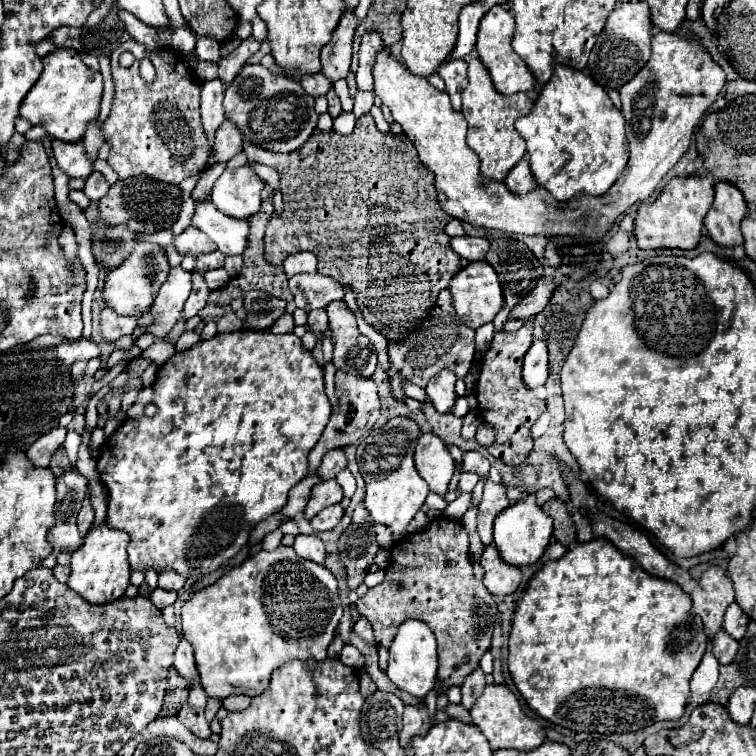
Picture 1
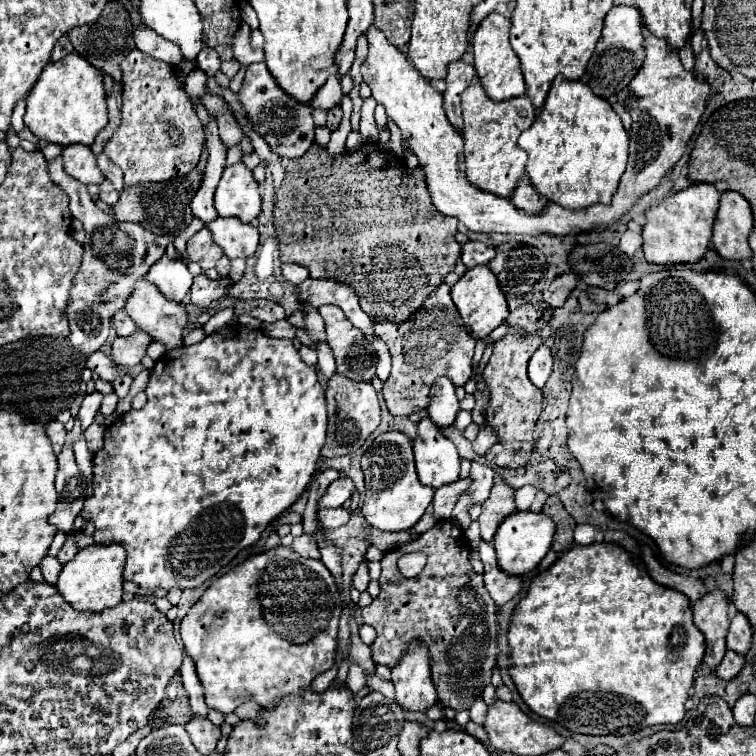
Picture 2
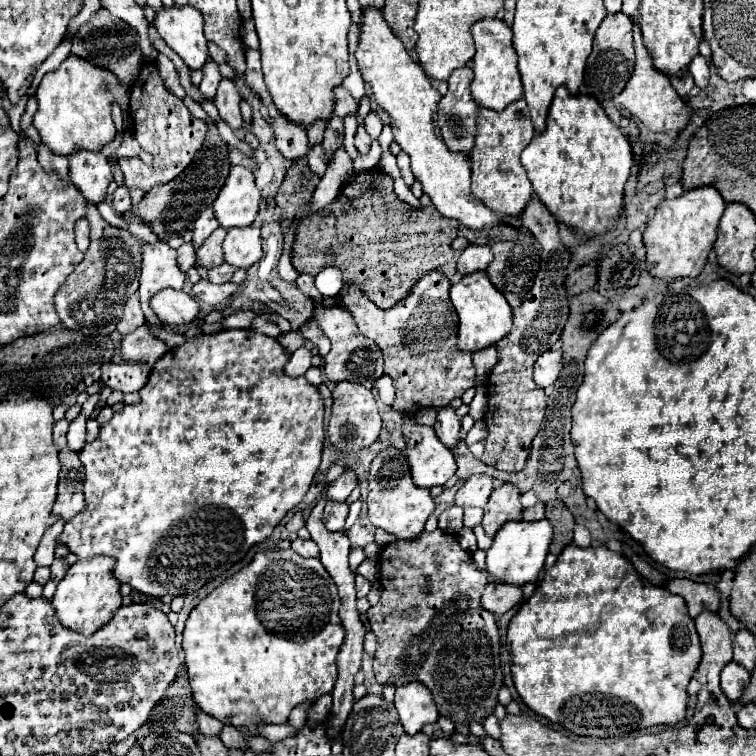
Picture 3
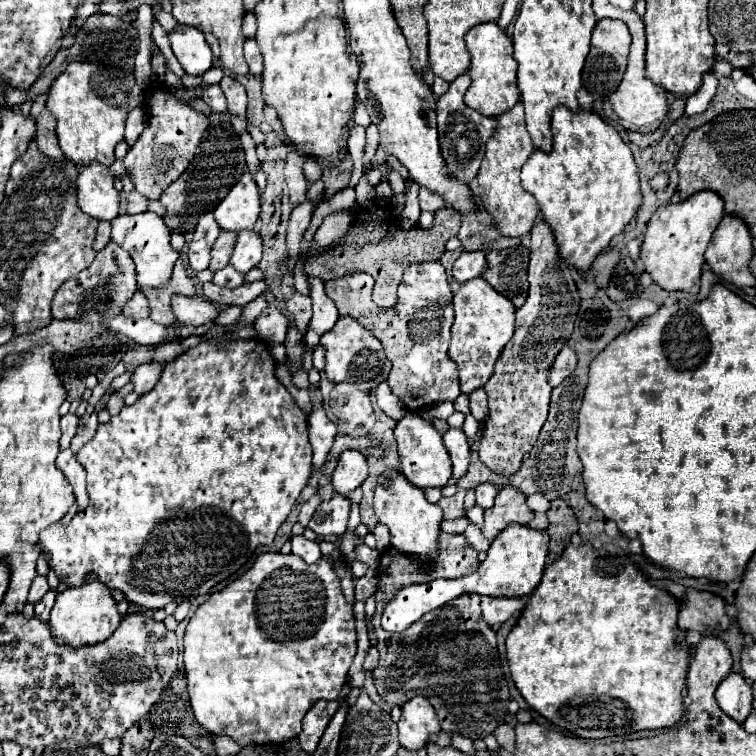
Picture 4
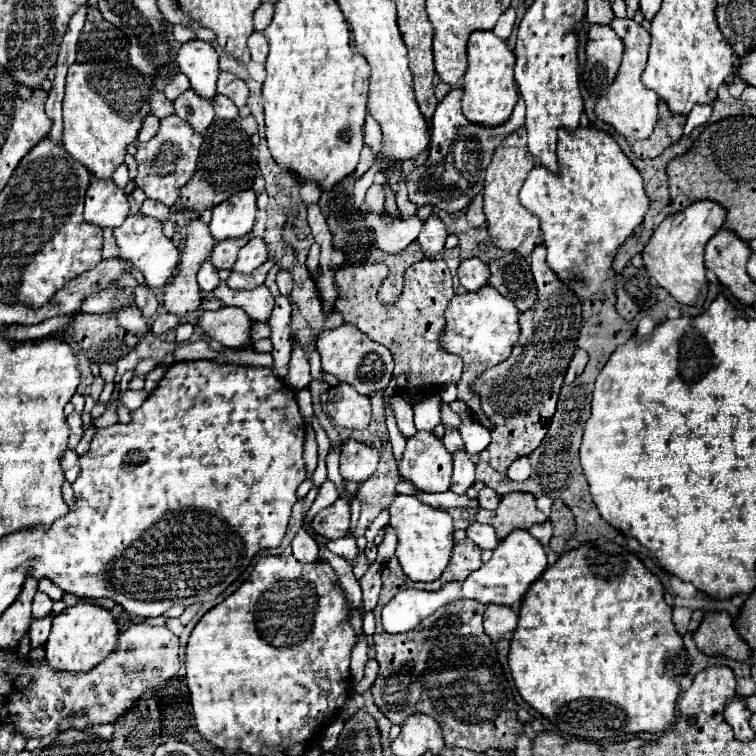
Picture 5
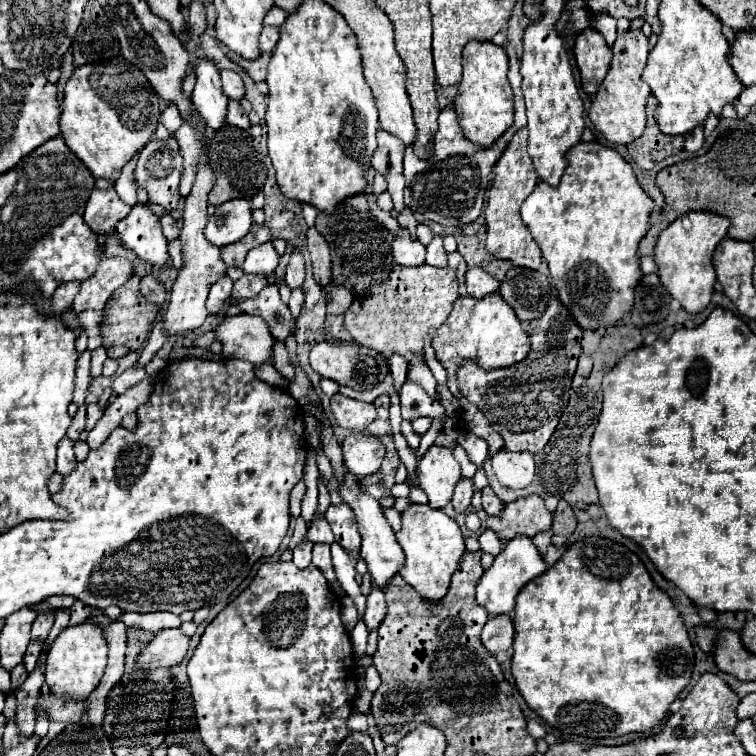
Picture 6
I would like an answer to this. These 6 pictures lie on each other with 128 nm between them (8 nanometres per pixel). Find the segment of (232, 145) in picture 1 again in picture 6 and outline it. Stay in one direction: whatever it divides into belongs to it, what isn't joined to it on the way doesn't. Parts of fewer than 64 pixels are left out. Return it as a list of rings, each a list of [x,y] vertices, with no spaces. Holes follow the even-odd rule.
[[[220,70],[220,78],[222,78],[222,88],[224,88],[228,98],[232,98],[232,100],[242,100],[244,98],[244,82],[236,72]]]

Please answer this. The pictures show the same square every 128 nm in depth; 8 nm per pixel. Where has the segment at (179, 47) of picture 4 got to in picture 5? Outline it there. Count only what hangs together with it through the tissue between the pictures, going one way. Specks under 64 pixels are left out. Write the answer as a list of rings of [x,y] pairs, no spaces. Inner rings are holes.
[[[190,40],[180,44],[180,50],[176,52],[176,64],[180,72],[184,72],[190,78],[192,88],[212,100],[216,96],[216,80],[218,80],[218,54],[212,48],[212,44],[202,40]]]

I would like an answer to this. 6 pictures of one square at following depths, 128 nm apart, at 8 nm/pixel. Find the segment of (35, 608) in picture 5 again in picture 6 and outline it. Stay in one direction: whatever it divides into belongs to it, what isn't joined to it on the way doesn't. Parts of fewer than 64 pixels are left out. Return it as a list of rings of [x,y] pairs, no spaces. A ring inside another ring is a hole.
[[[48,610],[48,612],[40,612],[32,624],[32,638],[38,638],[42,636],[42,640],[46,640],[48,636],[48,630],[52,628],[52,622],[54,622],[54,612]]]

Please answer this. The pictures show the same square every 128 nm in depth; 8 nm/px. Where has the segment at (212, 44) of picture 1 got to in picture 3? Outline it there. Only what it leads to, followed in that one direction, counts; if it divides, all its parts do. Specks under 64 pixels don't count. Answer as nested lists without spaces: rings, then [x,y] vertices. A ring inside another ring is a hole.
[[[208,58],[206,64],[204,64],[204,68],[202,68],[202,74],[204,74],[204,78],[202,78],[202,82],[200,82],[200,92],[202,92],[206,98],[212,100],[214,94],[216,94],[218,82],[222,80],[222,76],[220,76],[220,72],[218,72],[218,64],[216,64],[212,58]]]

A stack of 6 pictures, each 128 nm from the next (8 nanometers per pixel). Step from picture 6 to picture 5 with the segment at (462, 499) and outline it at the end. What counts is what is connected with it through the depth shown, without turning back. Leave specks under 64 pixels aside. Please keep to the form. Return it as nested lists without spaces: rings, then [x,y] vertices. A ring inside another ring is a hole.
[[[456,450],[450,490],[456,494],[464,494],[472,484],[474,484],[474,462],[464,450]]]

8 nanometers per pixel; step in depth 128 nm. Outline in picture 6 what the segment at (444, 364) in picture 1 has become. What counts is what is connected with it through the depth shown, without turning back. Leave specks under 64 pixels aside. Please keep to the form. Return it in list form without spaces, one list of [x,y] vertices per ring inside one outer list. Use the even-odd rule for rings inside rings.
[[[396,264],[388,280],[384,280],[384,284],[376,284],[376,288],[368,292],[368,296],[354,298],[350,308],[344,312],[344,326],[358,344],[366,344],[378,350],[380,354],[384,354],[386,358],[400,354],[410,362],[412,356],[424,356],[424,340],[432,338],[436,334],[436,328],[444,324],[456,298],[458,298],[458,280],[452,268],[448,266],[436,268],[428,264],[422,264],[422,266],[398,266]]]

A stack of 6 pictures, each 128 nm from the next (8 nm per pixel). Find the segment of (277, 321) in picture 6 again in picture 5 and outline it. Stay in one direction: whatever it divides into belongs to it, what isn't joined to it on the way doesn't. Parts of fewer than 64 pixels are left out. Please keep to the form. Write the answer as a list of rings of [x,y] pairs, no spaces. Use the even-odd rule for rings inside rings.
[[[220,284],[218,288],[212,290],[212,294],[226,306],[242,308],[252,320],[268,320],[272,306],[274,306],[274,298],[270,296],[266,284],[262,284],[260,288],[248,290],[248,292],[236,292],[228,288],[226,284]]]

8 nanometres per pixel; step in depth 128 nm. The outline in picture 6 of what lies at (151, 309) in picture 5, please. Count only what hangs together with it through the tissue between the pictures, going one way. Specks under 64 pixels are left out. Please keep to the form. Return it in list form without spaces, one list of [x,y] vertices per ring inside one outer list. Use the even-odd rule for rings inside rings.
[[[146,274],[146,276],[140,280],[140,294],[142,294],[146,300],[152,300],[152,304],[156,304],[156,306],[162,306],[162,304],[166,302],[164,284],[162,284],[158,278],[150,276],[150,274]]]

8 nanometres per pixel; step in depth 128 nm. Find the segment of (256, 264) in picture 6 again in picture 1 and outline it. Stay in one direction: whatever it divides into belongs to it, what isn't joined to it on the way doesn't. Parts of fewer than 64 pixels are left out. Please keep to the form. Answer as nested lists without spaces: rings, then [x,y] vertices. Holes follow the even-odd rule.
[[[210,200],[196,202],[192,226],[202,230],[222,254],[242,254],[246,250],[248,222],[220,214]]]

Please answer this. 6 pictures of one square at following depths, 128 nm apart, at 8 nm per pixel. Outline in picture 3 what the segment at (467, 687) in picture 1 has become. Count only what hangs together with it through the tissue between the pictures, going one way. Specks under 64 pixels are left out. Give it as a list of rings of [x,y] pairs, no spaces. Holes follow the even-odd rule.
[[[490,714],[490,716],[482,718],[482,722],[480,722],[480,724],[484,726],[484,730],[486,730],[486,734],[488,734],[488,736],[492,736],[492,738],[498,738],[498,736],[500,736],[500,728],[498,728],[498,718],[496,718],[494,714]]]

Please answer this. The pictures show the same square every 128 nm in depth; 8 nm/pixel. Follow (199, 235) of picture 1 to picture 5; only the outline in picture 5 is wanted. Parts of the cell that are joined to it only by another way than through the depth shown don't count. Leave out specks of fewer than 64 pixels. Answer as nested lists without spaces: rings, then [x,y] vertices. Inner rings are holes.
[[[248,236],[236,238],[236,240],[222,240],[216,244],[214,252],[212,252],[212,264],[216,268],[226,268],[232,270],[234,262],[236,262],[236,254],[238,250],[248,242]]]

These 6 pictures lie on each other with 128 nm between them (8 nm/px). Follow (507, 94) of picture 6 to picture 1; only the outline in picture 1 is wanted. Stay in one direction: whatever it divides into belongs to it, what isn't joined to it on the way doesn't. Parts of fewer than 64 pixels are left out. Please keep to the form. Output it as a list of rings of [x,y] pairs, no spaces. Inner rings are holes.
[[[496,6],[482,18],[476,50],[478,50],[480,60],[484,62],[484,66],[488,68],[488,72],[492,76],[494,88],[502,94],[528,92],[536,86],[536,78],[530,74],[524,60],[520,60],[520,56],[512,48],[512,36],[514,36],[514,16],[510,14],[510,10],[506,6]]]

